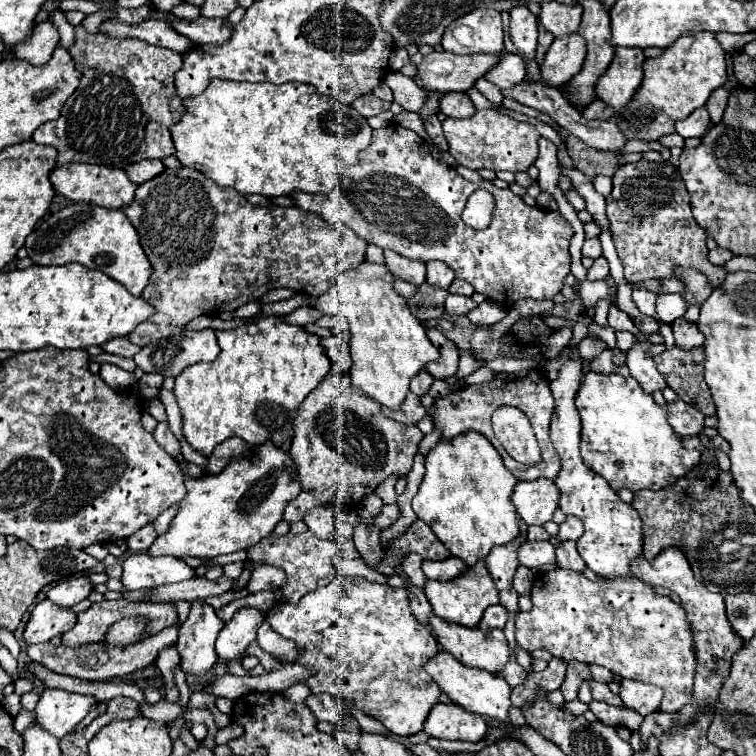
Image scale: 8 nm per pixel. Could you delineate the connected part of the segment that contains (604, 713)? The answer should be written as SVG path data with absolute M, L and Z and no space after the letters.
M592 701L590 703L590 711L602 723L608 723L612 727L628 727L632 731L638 729L642 719L644 719L638 711L632 711L630 707L628 709L624 705L622 707L614 707L614 705L608 705L608 703L602 703L602 701Z

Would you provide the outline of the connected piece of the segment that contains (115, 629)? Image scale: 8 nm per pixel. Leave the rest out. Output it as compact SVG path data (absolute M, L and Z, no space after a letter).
M144 617L120 619L106 631L104 643L112 643L112 647L128 647L140 641L144 627L148 627L148 619Z

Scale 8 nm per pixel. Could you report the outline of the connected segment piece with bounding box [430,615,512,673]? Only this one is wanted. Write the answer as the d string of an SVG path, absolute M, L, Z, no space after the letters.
M430 615L430 625L432 625L438 641L442 643L442 647L466 667L476 667L476 669L484 669L484 671L490 671L490 673L500 673L512 657L502 629L492 629L488 633L482 633L482 631L478 631L478 627L468 629L468 627L462 627L462 625L456 625L456 623L448 623L448 621L444 621L436 615Z

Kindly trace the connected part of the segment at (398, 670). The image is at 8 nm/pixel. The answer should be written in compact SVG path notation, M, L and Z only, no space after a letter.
M338 575L330 585L318 587L316 591L304 595L300 603L282 603L274 607L266 619L276 633L296 643L300 653L296 663L312 667L312 679L304 681L312 693L332 693L334 697L352 701L354 709L360 709L366 715L378 719L394 735L408 737L422 731L430 709L442 693L424 671L428 659L438 653L438 643L428 637L430 633L414 619L406 589L370 583L364 577Z

